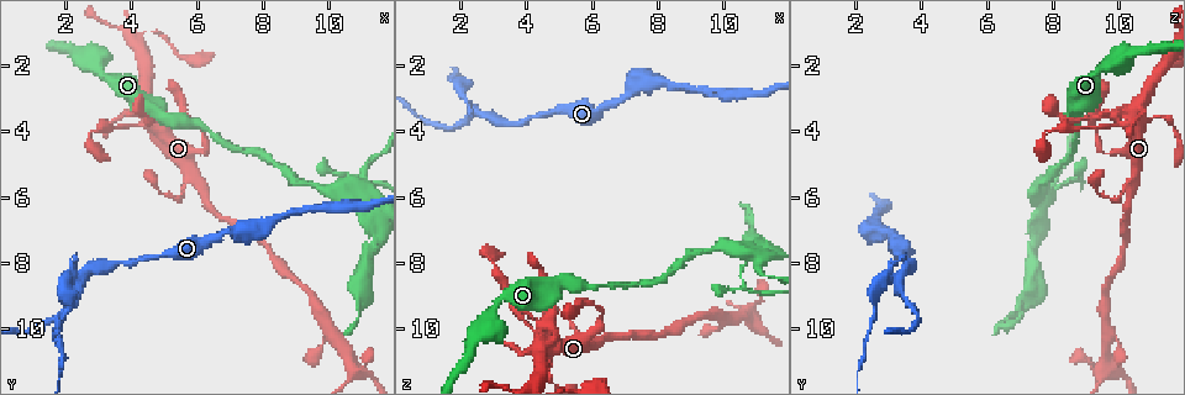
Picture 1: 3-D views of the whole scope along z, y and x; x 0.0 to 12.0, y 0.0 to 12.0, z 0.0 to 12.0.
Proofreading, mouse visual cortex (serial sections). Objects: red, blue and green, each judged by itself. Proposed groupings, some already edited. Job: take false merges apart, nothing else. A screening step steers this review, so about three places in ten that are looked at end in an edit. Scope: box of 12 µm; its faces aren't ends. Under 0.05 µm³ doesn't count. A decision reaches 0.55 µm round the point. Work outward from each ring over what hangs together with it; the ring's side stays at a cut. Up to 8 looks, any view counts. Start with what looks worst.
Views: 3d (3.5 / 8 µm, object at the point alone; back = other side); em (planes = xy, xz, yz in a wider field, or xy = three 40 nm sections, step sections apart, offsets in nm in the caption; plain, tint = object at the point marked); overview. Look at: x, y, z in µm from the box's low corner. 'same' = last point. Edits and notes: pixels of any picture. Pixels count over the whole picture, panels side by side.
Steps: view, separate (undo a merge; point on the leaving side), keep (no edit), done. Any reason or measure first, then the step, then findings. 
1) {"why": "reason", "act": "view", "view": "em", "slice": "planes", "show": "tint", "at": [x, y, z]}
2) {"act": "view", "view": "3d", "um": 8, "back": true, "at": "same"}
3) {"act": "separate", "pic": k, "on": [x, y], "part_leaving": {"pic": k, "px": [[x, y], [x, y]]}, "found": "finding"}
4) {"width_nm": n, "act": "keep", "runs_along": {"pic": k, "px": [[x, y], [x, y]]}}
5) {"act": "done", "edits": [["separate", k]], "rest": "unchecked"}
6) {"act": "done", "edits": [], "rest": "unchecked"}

{"why": "abrupt turn", "act": "view", "view": "3d", "um": 8, "at": [2.4, 8.4, 3.4]}

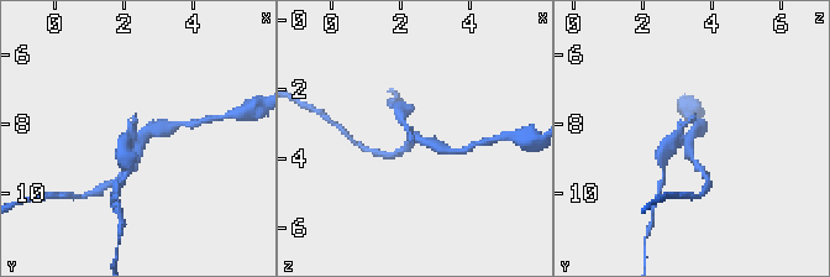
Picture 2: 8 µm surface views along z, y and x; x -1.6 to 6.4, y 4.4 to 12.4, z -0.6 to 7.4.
{"why": "zoom in", "act": "view", "view": "3d", "um": 3.5, "back": true, "at": [2.4, 8.4, 3.4]}

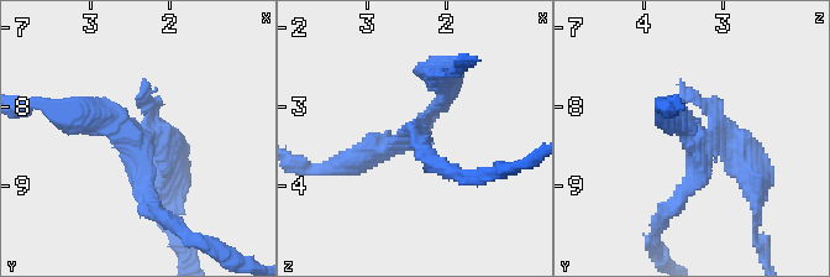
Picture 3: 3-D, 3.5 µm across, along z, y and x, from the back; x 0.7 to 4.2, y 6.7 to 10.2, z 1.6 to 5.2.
{"act": "view", "view": "em", "slice": "xy", "step": 1, "show": "tint", "at": [2.40, 8.40, 3.40]}

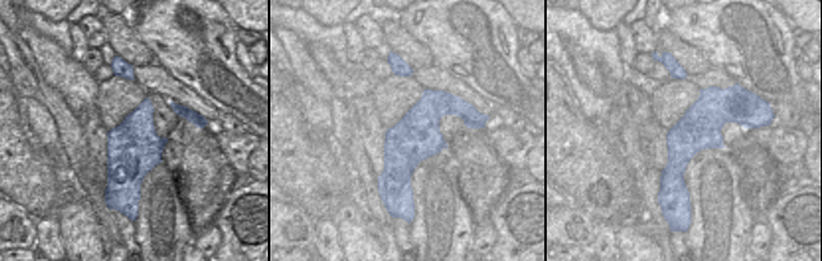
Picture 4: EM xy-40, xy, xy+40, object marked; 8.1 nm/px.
{"width_nm": 380, "act": "separate", "pic": 3, "on": [751, 162], "part_leaving": {"pic": 3, "px": [[715, 132], [746, 151], [756, 220]]}, "found": "a second cell is stuck on"}

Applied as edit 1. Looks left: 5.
{"act": "view", "view": "overview"}

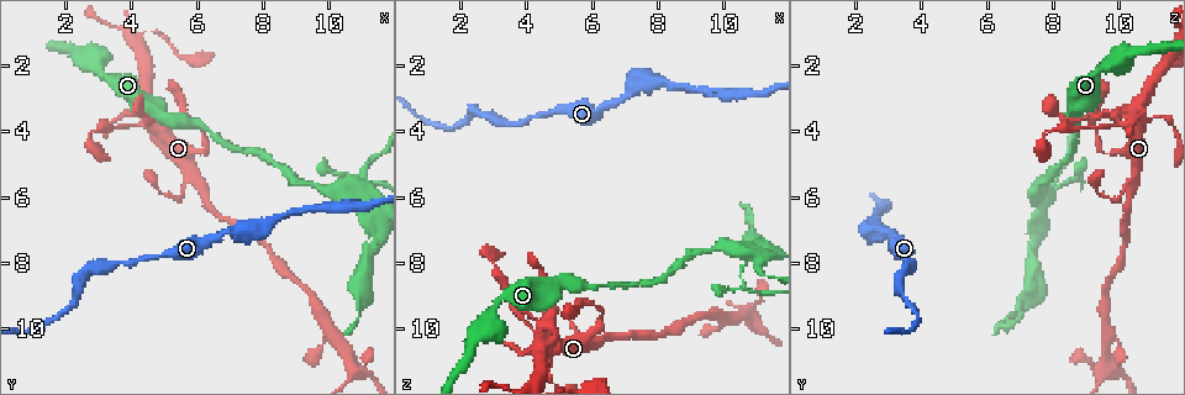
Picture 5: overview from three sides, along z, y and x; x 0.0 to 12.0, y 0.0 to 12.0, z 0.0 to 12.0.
{"why": "abrupt turn", "act": "view", "view": "3d", "um": 3.5, "at": [6.3, 4.6, 9.5]}

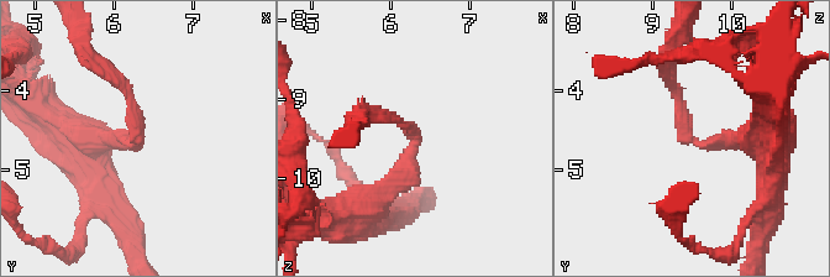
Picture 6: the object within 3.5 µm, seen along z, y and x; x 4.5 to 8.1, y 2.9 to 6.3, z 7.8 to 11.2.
{"arm_widths_nm": [150, 300], "act": "view", "view": "em", "slice": "xy", "step": 5, "show": "tint", "at": [6.30, 4.60, 9.55]}

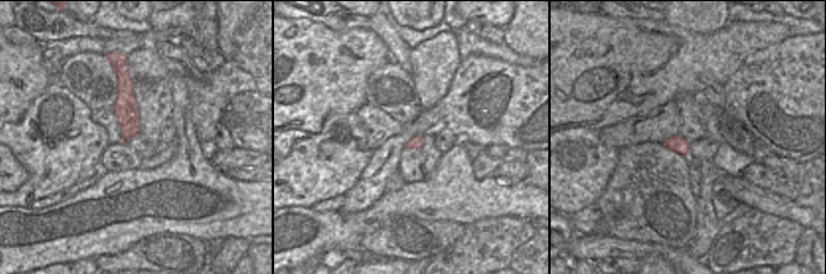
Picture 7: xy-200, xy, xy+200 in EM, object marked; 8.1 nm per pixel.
{"act": "keep", "runs_along": {"pic": 7, "px": [[124, 79], [125, 138]]}, "found": "continuous, no second cell"}

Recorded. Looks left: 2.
{"why": "branch point", "act": "view", "view": "3d", "um": 3.5, "at": [4.6, 3.9, 10.4]}

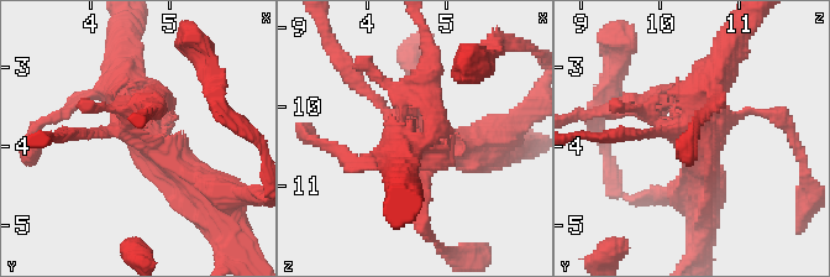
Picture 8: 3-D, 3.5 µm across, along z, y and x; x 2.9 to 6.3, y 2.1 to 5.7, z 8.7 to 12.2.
{"act": "view", "view": "em", "slice": "xy", "step": 2, "show": "tint", "at": "same"}

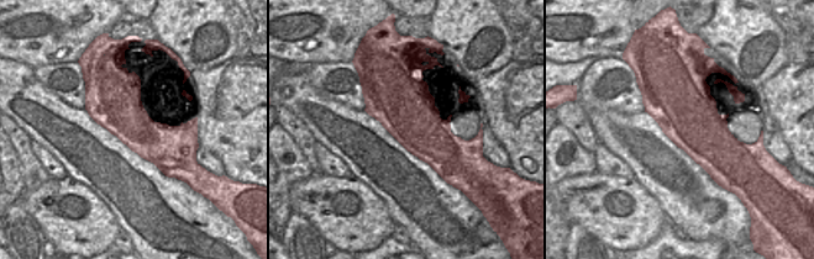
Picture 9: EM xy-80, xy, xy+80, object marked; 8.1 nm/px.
{"width_nm": 500, "act": "keep", "runs_along": {"pic": 8, "px": [[201, 188], [136, 127], [121, 59]]}, "found": "all the same cell"}

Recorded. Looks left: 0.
{"act": "done", "edits": [["separate", 3]], "rest": "unchecked"}

